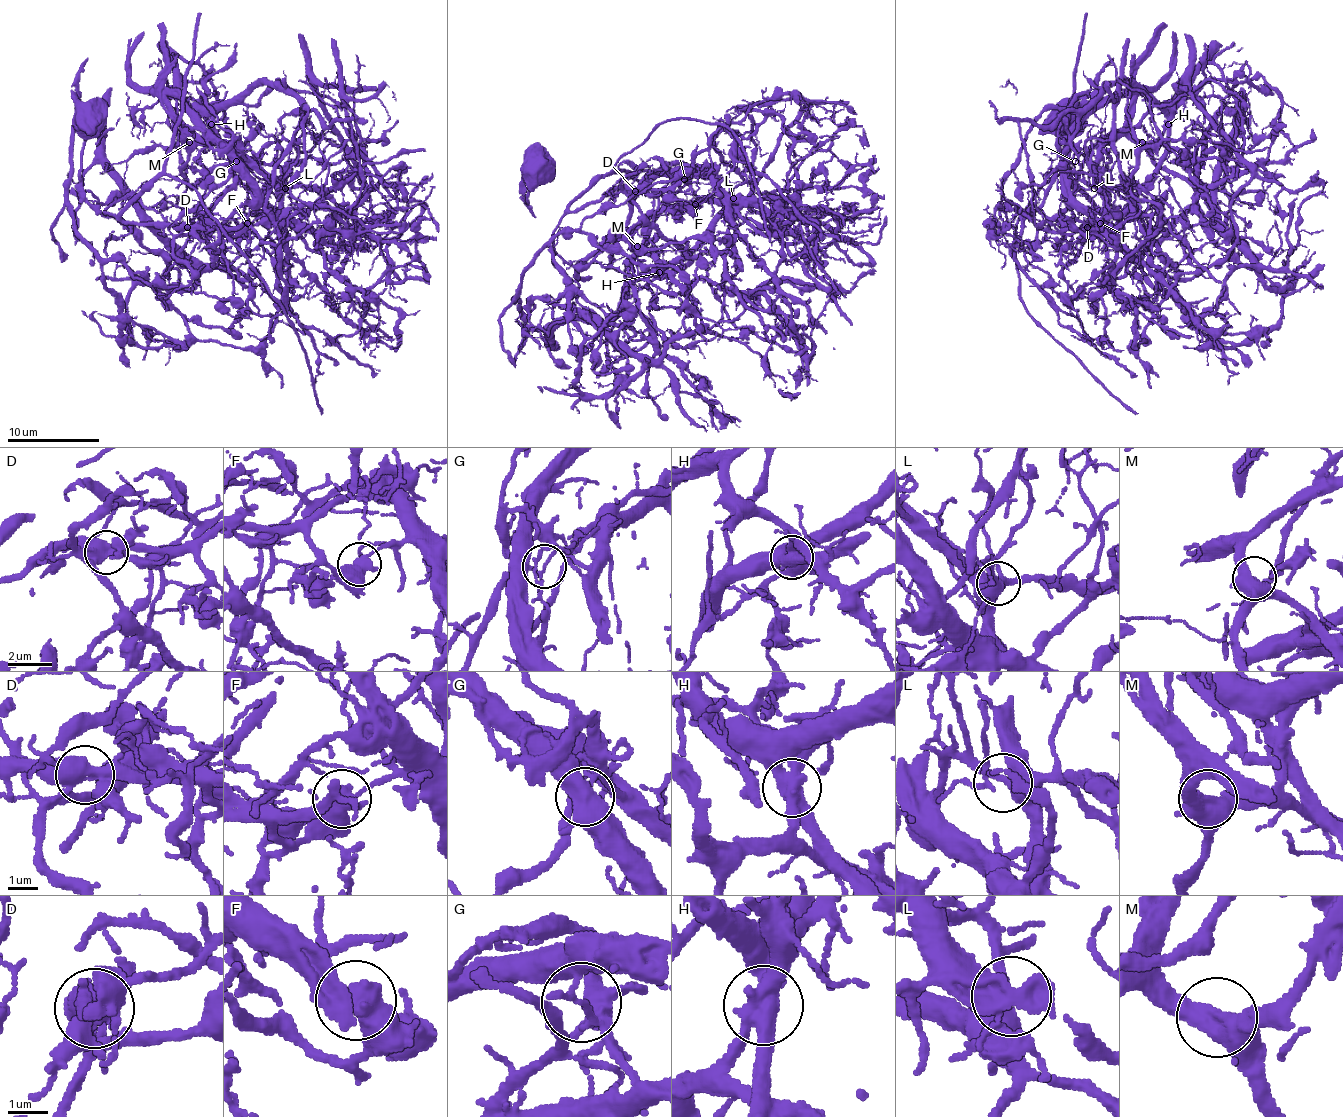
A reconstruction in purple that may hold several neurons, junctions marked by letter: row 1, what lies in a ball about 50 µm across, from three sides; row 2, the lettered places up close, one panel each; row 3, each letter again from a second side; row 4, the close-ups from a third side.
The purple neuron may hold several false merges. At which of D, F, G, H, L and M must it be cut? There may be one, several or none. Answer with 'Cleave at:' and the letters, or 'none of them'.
Cleave at: D, F, G, H

